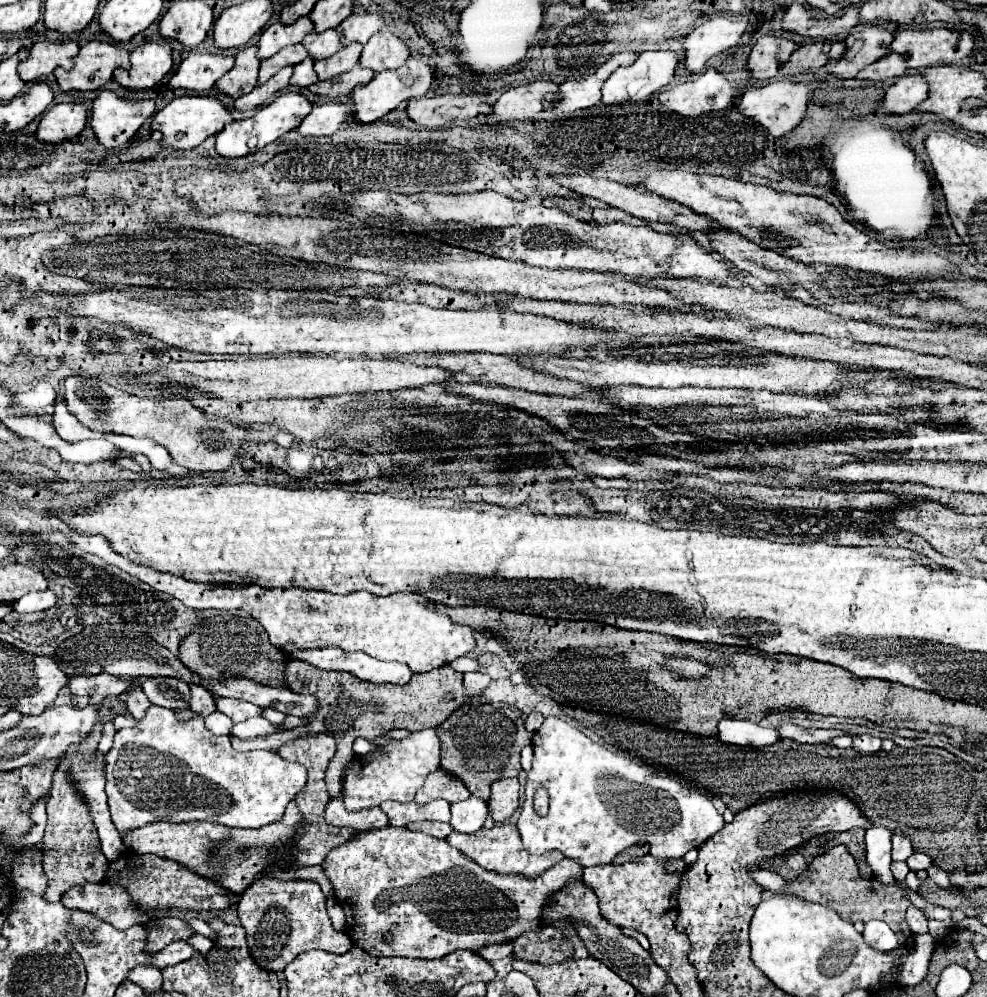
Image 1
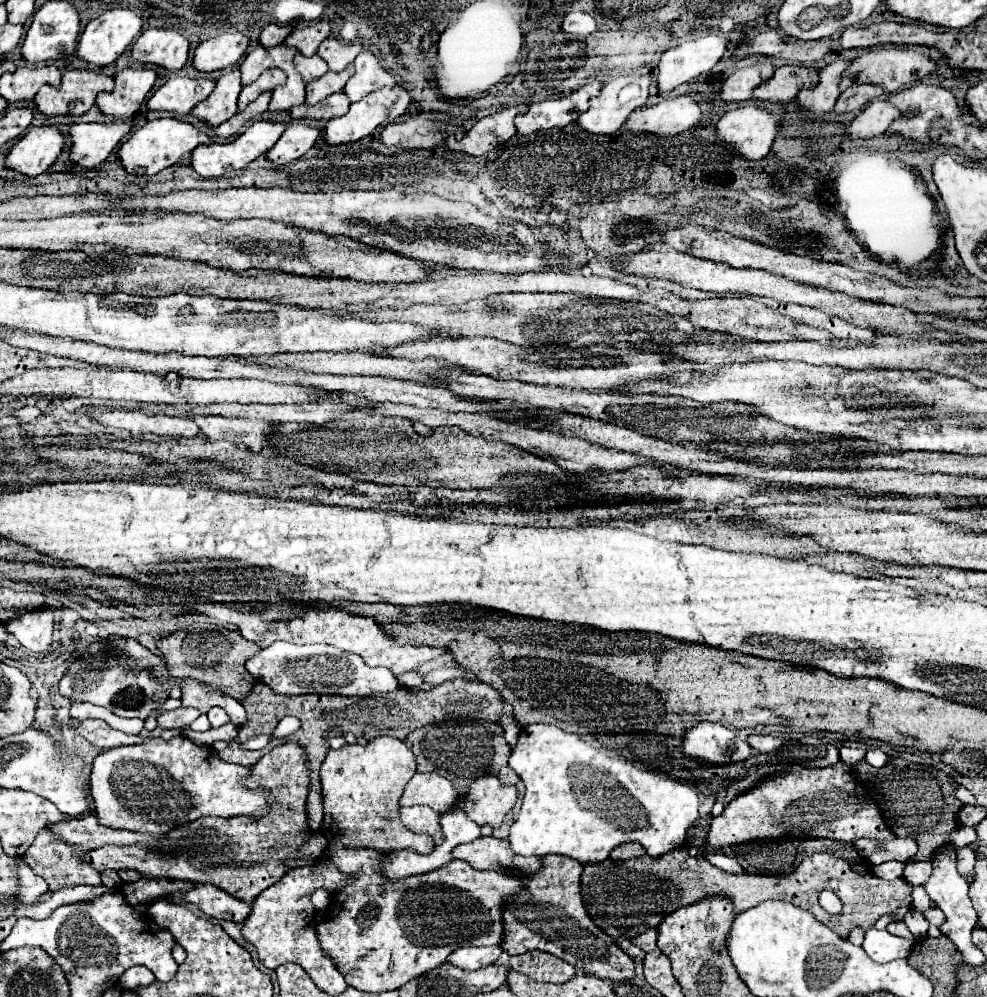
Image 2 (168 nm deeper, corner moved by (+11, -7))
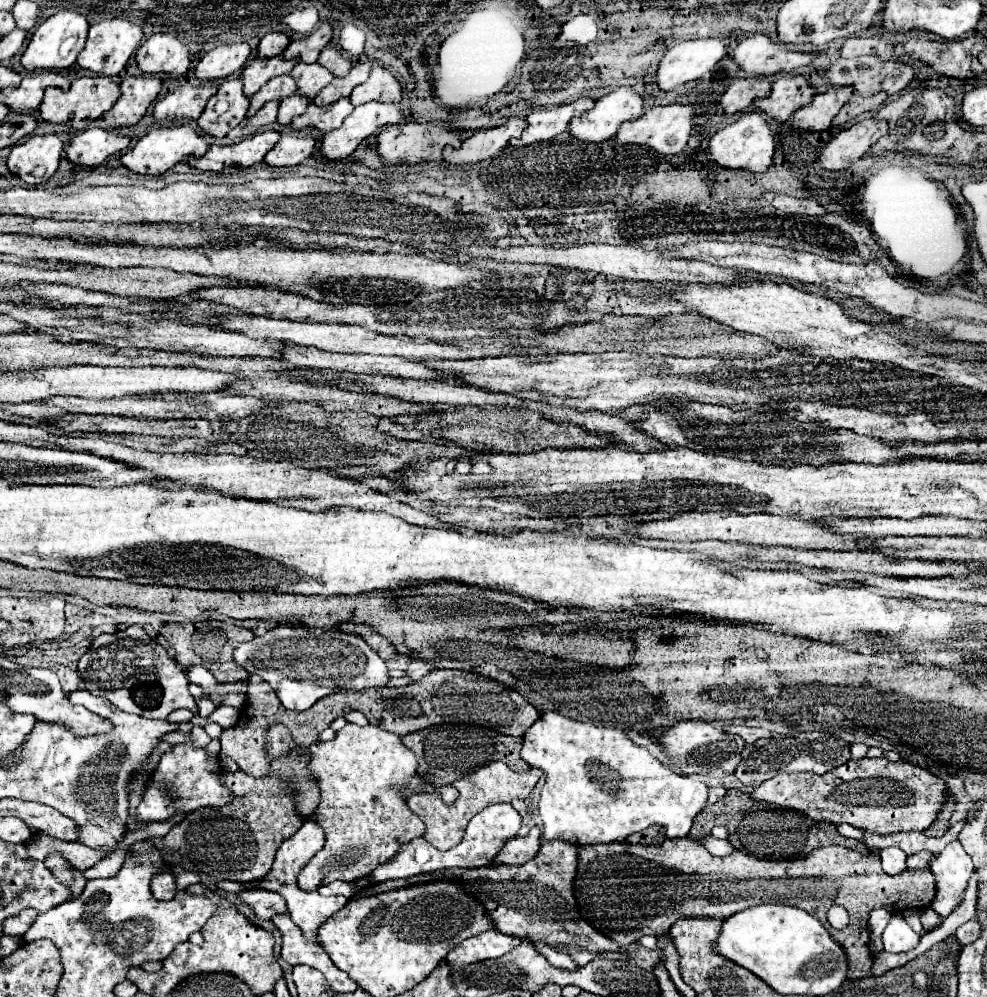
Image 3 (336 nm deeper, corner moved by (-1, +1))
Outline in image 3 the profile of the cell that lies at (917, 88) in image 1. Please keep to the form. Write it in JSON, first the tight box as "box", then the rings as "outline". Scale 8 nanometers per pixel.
{"box":[820,119,888,171],"outline":[[[864,119],[854,123],[852,127],[840,131],[832,137],[824,149],[820,151],[820,165],[826,171],[842,171],[848,169],[854,161],[858,161],[882,135],[888,133],[888,123]]]}

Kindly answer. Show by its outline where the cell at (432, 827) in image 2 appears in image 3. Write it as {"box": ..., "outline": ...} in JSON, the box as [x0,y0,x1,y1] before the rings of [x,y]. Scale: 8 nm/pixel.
{"box":[408,761,542,849],"outline":[[[492,761],[488,765],[484,765],[482,769],[470,773],[470,775],[464,775],[462,779],[454,781],[454,787],[460,791],[460,797],[458,801],[448,807],[442,803],[440,795],[436,791],[432,793],[420,793],[420,795],[412,795],[408,799],[408,807],[424,821],[426,825],[426,831],[424,831],[424,839],[434,845],[436,849],[452,849],[456,847],[460,841],[462,841],[462,835],[468,827],[468,821],[480,813],[484,807],[488,805],[494,805],[494,803],[510,803],[514,797],[518,799],[526,799],[530,795],[530,791],[534,789],[534,785],[538,783],[538,779],[542,777],[542,769],[536,769],[536,767],[530,767],[528,771],[522,771],[522,773],[516,773],[512,771],[506,763],[500,763],[500,761]]]}

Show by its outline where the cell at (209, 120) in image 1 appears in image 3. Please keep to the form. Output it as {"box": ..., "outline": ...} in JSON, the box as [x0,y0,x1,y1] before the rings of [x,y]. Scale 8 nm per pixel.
{"box":[120,125,208,177],"outline":[[[162,125],[162,127],[152,129],[142,139],[138,139],[134,149],[120,157],[120,163],[126,169],[130,169],[132,173],[144,173],[144,175],[154,175],[156,177],[156,175],[166,173],[176,163],[184,161],[188,155],[202,157],[206,151],[208,151],[208,145],[190,125]]]}

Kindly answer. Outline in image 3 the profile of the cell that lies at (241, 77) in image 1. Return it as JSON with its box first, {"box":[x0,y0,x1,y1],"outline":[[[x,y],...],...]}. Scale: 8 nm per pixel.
{"box":[198,77,250,137],"outline":[[[240,77],[226,79],[218,87],[216,95],[208,101],[204,113],[198,119],[198,127],[212,137],[224,137],[246,117],[248,105],[250,101],[242,93]]]}

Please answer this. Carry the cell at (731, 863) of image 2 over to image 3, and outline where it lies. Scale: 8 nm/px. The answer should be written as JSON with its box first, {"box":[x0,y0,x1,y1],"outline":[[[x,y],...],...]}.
{"box":[700,835,734,857],"outline":[[[712,835],[702,837],[700,843],[702,843],[712,855],[718,855],[718,857],[724,857],[724,855],[728,855],[728,853],[734,851],[734,847],[732,847],[730,841],[720,841],[720,839],[714,839]]]}

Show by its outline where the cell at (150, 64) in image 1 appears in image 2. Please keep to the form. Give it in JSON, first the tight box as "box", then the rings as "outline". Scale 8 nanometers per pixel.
{"box":[96,67,156,119],"outline":[[[126,67],[118,71],[114,79],[114,91],[100,91],[96,105],[106,115],[112,115],[116,119],[130,119],[144,103],[148,91],[154,87],[156,73],[150,67]]]}

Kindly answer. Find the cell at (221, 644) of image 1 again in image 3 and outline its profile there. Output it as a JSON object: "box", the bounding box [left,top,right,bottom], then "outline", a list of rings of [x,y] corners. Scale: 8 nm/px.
{"box":[160,623,254,683],"outline":[[[168,623],[160,629],[162,637],[170,643],[170,647],[174,647],[176,651],[176,661],[182,667],[192,667],[192,665],[202,665],[208,671],[212,671],[212,675],[220,681],[220,683],[230,683],[230,681],[242,681],[248,677],[246,671],[240,671],[240,667],[236,667],[232,663],[232,651],[236,649],[236,643],[240,641],[248,641],[254,639],[254,633],[250,629],[244,627],[236,627],[236,625],[226,625],[222,623],[220,627],[198,627],[194,623]]]}

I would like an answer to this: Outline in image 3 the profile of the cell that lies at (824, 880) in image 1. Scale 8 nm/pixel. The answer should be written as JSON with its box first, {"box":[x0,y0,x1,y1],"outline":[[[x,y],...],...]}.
{"box":[574,837,936,981],"outline":[[[688,837],[664,839],[664,843],[660,845],[632,845],[626,841],[606,845],[580,845],[578,867],[574,877],[574,897],[582,919],[612,941],[616,941],[622,949],[626,949],[630,943],[638,941],[644,935],[668,933],[672,923],[686,917],[726,919],[728,915],[734,915],[746,907],[762,903],[782,903],[796,905],[814,915],[822,925],[828,925],[826,911],[832,905],[842,905],[850,915],[850,925],[844,931],[836,931],[834,927],[830,927],[828,933],[836,943],[844,947],[848,955],[848,979],[852,981],[870,977],[870,969],[874,963],[874,955],[870,947],[866,947],[870,943],[868,913],[876,907],[884,907],[890,913],[902,913],[906,909],[924,909],[932,903],[934,893],[936,885],[928,869],[904,869],[898,875],[888,875],[882,871],[878,853],[862,855],[848,847],[828,845],[814,849],[802,859],[758,859],[744,855],[742,851],[734,851],[726,857],[714,857],[702,847],[702,843]]]}

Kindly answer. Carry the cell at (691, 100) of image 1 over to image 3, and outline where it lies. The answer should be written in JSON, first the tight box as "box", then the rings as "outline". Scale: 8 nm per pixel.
{"box":[614,105,692,155],"outline":[[[666,105],[666,107],[652,107],[640,119],[626,121],[618,127],[614,141],[618,145],[640,145],[648,147],[660,155],[676,155],[686,147],[686,141],[692,131],[692,107],[690,105]]]}

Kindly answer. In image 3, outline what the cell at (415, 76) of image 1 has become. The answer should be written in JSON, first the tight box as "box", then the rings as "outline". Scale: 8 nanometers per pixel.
{"box":[320,103,400,161],"outline":[[[364,103],[354,107],[340,129],[324,135],[320,153],[328,161],[346,159],[368,135],[380,133],[382,127],[400,123],[400,119],[400,103]]]}

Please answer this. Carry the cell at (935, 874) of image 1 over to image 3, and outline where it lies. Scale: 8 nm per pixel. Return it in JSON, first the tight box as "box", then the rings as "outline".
{"box":[906,851,932,867],"outline":[[[920,851],[920,853],[914,853],[914,855],[908,855],[906,857],[906,865],[908,867],[928,867],[930,865],[930,859],[932,859],[932,853],[928,851]]]}

